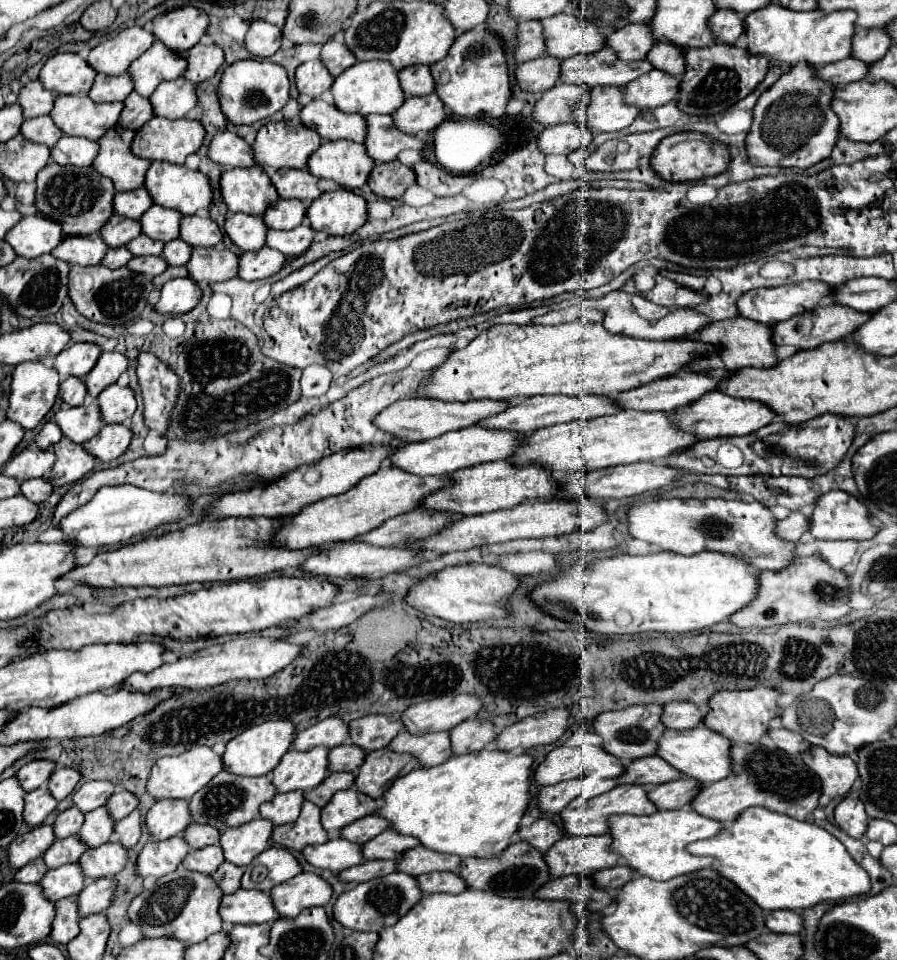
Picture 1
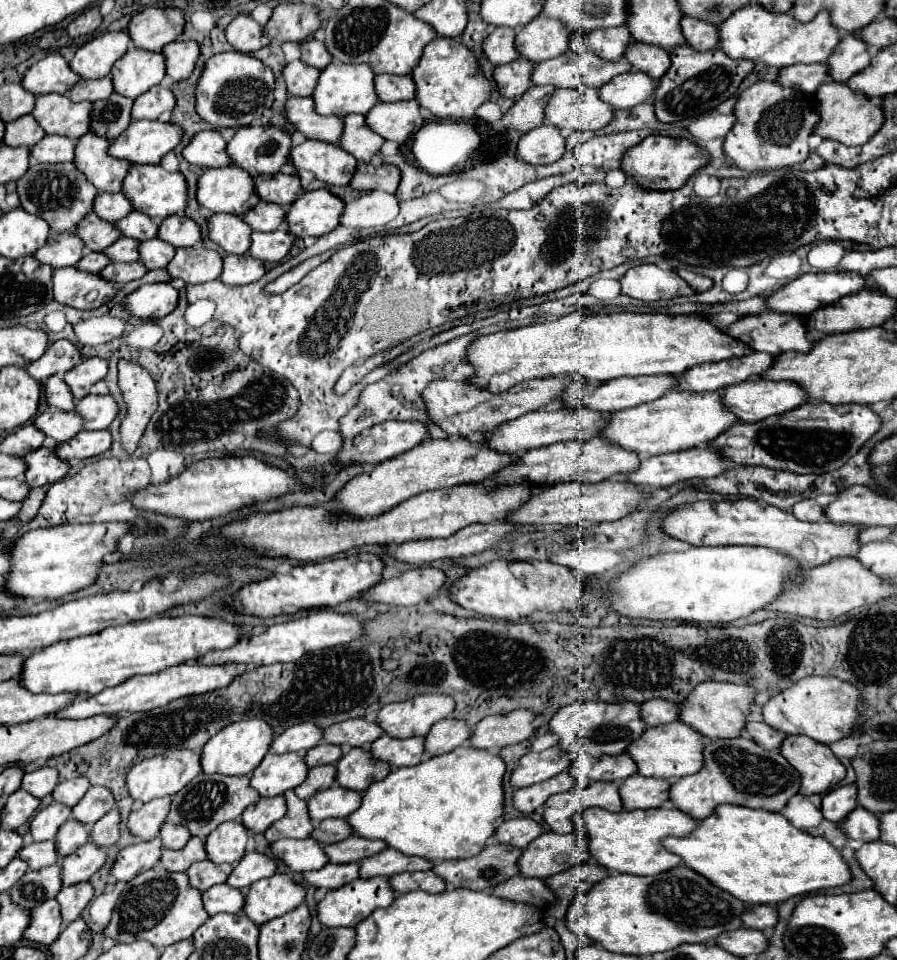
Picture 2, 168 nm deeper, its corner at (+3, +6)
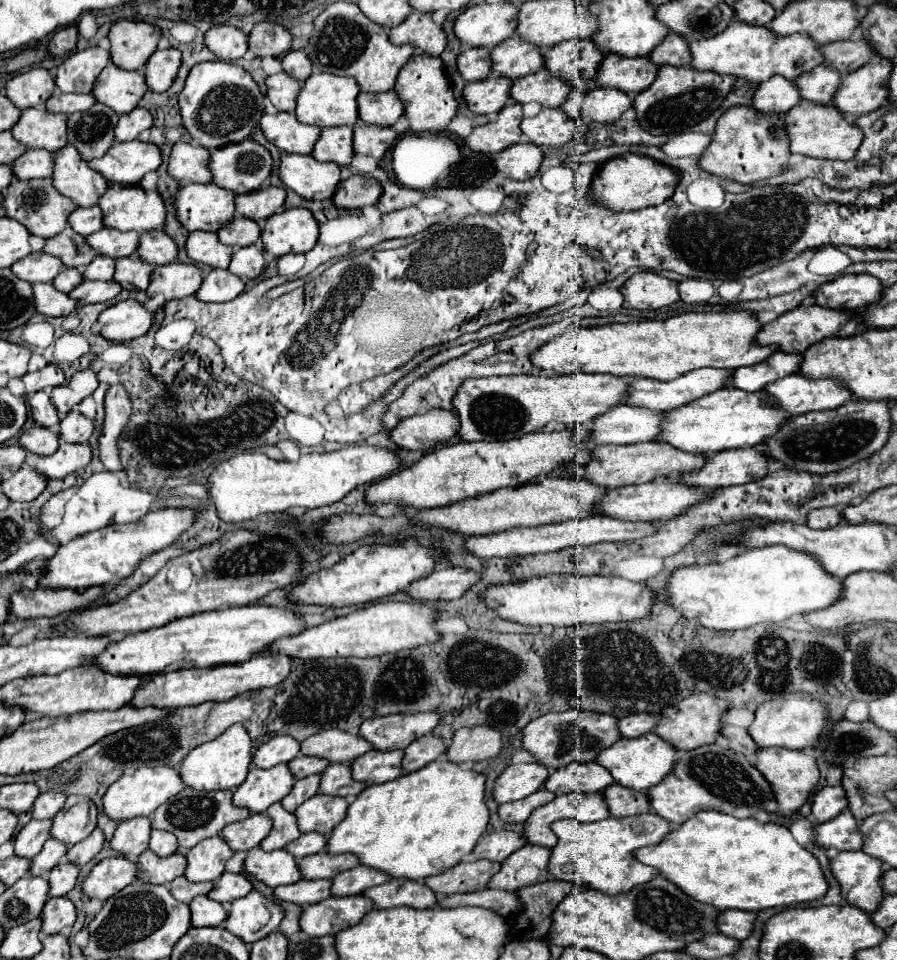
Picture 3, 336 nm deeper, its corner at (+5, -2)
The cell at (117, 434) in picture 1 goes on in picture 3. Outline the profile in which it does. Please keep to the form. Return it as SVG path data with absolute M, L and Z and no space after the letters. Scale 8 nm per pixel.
M62 441L58 451L48 457L28 453L24 465L34 469L36 473L42 473L48 479L64 479L66 475L84 469L90 463L90 457L92 457L92 449L88 443L72 445Z

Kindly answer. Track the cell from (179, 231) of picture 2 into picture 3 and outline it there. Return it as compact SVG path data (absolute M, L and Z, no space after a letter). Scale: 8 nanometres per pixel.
M154 229L140 235L140 245L132 257L138 257L140 261L154 267L168 265L176 259L176 243L164 231Z

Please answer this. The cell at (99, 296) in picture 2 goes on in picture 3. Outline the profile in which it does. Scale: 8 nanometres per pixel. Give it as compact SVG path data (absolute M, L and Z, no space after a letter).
M34 283L32 285L32 293L34 293L34 309L40 315L46 317L66 317L74 311L76 301L70 299L66 293L60 293L50 285L42 285L42 283Z

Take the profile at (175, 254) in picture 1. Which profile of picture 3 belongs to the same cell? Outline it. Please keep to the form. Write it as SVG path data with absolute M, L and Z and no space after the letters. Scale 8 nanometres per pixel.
M122 257L116 261L116 271L114 271L114 281L122 285L122 289L128 291L144 291L150 283L150 273L154 271L152 265L142 263L140 259L130 259Z

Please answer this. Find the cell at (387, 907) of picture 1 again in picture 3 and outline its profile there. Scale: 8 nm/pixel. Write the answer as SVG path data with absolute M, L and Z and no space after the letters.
M364 895L352 897L328 897L320 903L304 907L300 915L300 929L308 937L336 935L338 931L356 925L370 909L372 901Z

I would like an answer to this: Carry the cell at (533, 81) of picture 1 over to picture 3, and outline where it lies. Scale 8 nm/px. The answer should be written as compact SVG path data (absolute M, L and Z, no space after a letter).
M488 77L484 81L468 83L462 89L462 97L472 113L490 115L490 113L498 113L506 105L510 87L512 87L512 81L504 77L496 77L496 79Z

